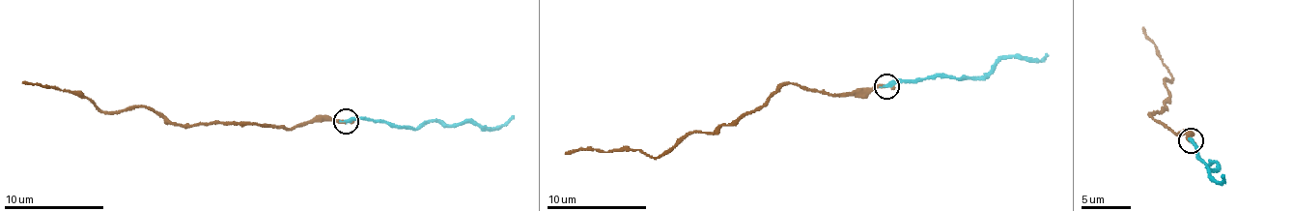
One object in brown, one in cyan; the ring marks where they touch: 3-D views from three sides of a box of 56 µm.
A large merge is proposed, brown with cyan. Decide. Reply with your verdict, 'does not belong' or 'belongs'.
belongs

